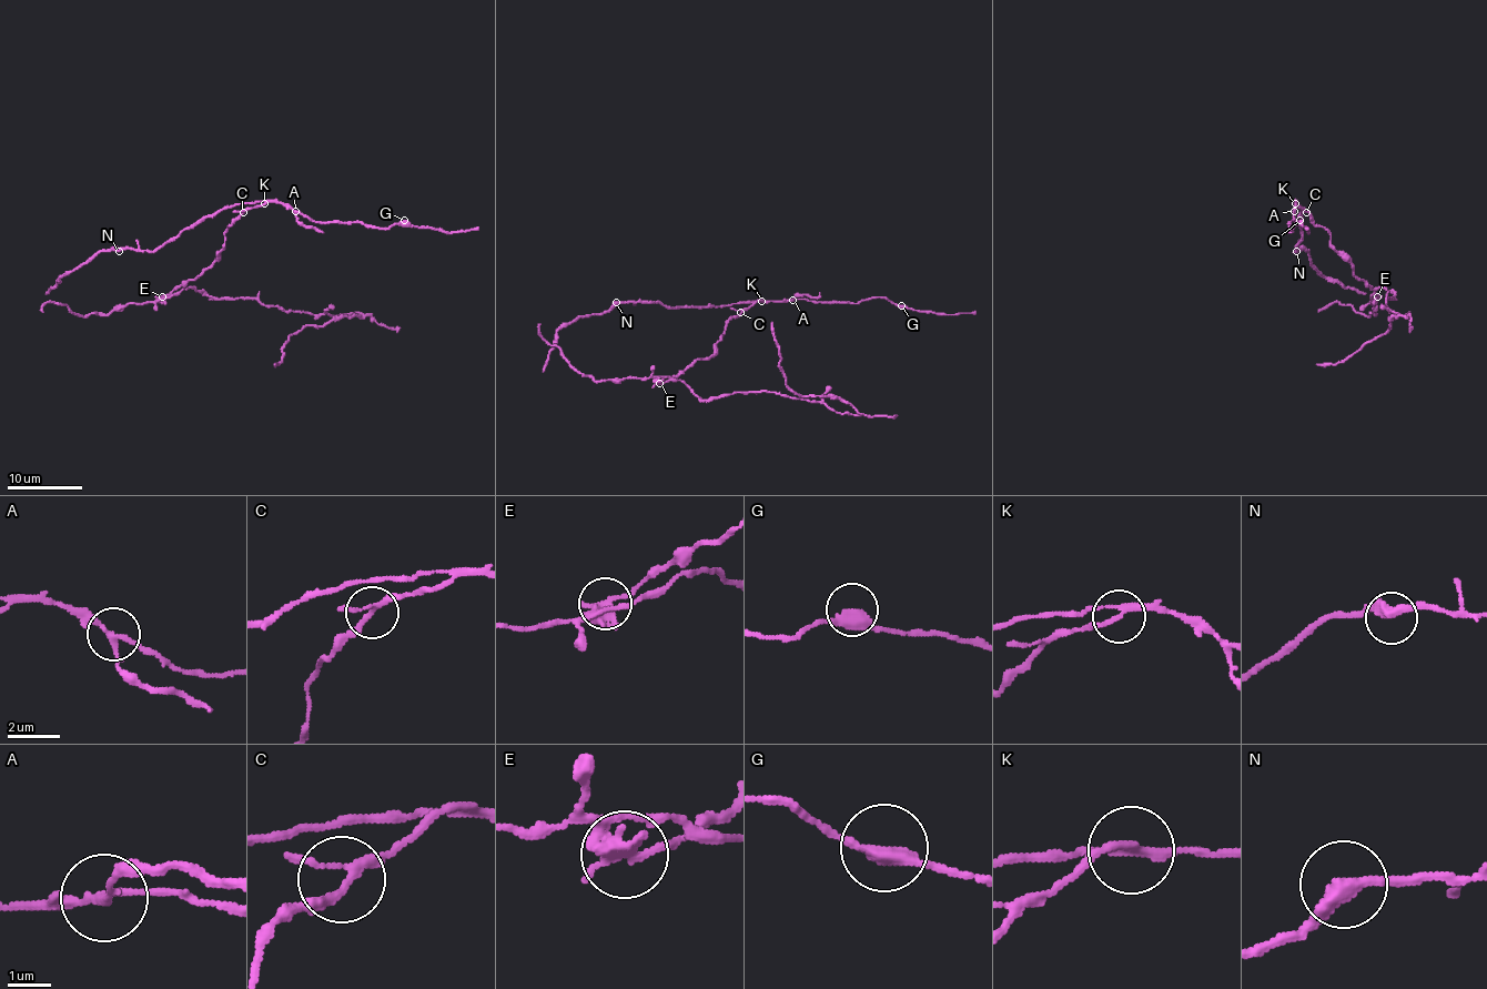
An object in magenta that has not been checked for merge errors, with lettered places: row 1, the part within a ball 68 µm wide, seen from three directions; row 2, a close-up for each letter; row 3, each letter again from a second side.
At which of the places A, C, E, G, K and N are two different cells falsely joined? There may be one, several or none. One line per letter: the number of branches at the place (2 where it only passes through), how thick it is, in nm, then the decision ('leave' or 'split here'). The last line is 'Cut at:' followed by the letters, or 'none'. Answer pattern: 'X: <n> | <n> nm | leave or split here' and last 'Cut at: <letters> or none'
A: 3 | 180 nm | split here
C: 3 | 180 nm | leave
E: 3 | 280 nm | split here
G: 2 | 400 nm | leave
K: 3 | 180 nm | leave
N: 2 | 360 nm | leave
Cut at: A, E

